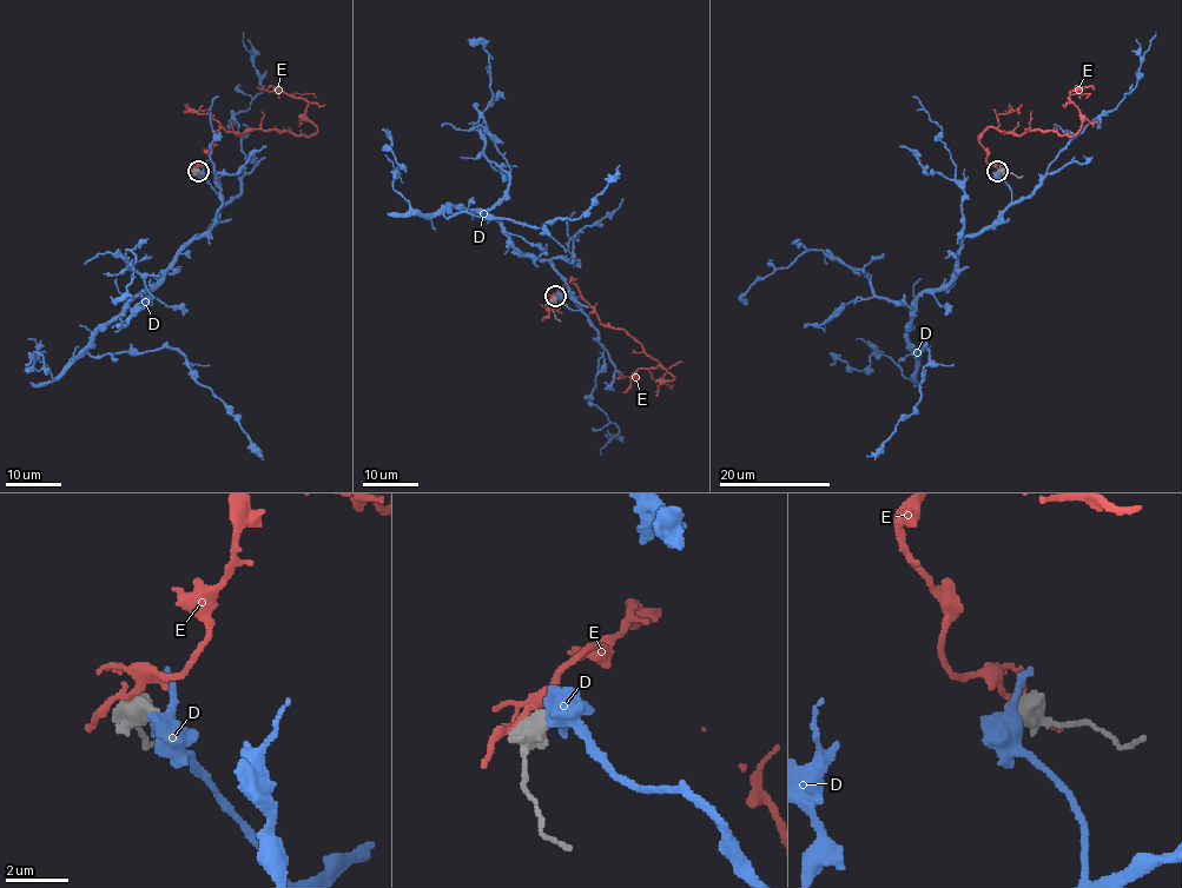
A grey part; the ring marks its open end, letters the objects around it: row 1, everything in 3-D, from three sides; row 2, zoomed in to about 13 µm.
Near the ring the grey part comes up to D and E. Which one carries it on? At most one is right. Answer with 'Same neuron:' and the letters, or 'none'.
Same neuron: none

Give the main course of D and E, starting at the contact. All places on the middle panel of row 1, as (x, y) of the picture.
D: (556, 296), (579, 310), (554, 267), (519, 252), (490, 216), (444, 212), (534, 227), (578, 219), (619, 165)
E: (553, 298), (572, 278), (602, 324), (623, 329), (674, 378), (664, 379), (661, 368), (641, 368), (625, 393)

